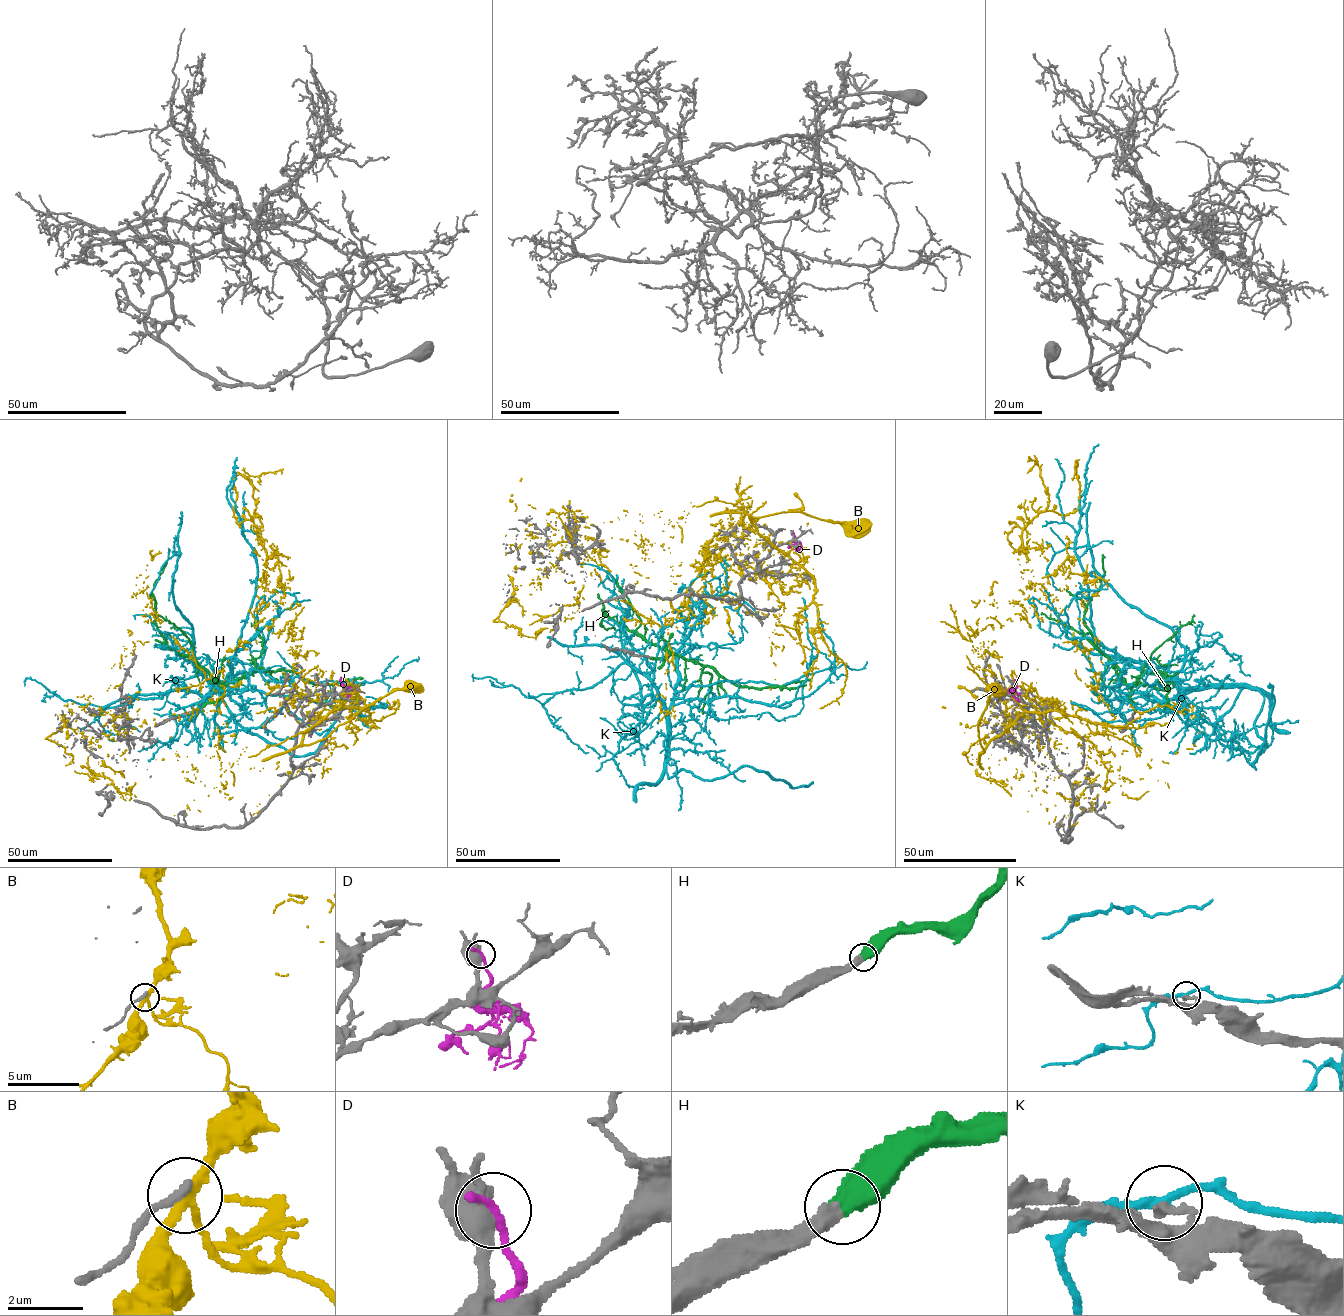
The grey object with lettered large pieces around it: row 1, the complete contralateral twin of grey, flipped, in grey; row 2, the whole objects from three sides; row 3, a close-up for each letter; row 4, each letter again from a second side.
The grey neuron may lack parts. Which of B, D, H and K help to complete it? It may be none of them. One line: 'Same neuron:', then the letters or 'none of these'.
Same neuron: H

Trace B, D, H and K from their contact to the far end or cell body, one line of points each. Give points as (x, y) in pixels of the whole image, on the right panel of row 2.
B: (1070, 732), (965, 753), (1069, 715), (981, 654), (1040, 599), (1098, 701), (1015, 700)
D: (1002, 692), (1012, 691), (1014, 679)
H: (1135, 712), (1130, 688), (1119, 668), (1095, 646), (1084, 620), (1085, 605), (1100, 589), (1104, 573), (1103, 554)
K: (1125, 721), (1110, 699), (1167, 700), (1189, 689), (1106, 649), (1095, 635), (1075, 536), (1086, 464), (1097, 443)

